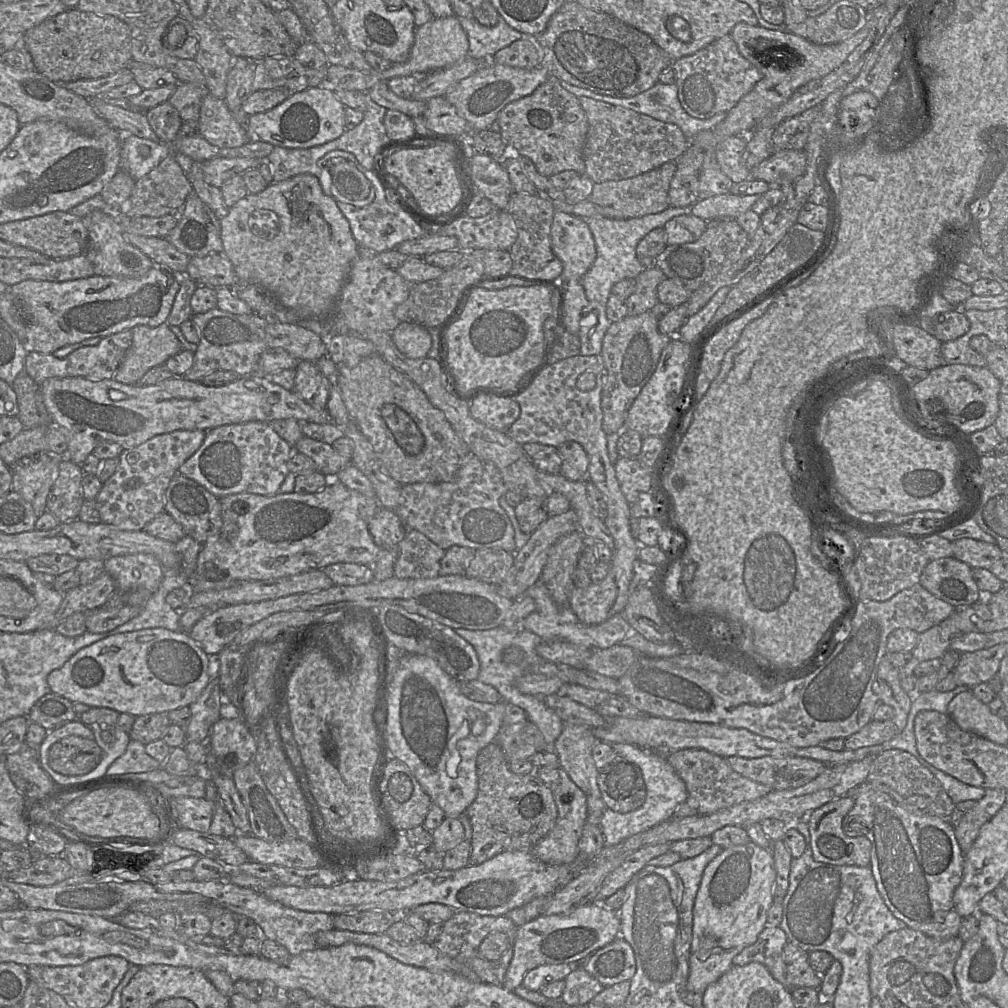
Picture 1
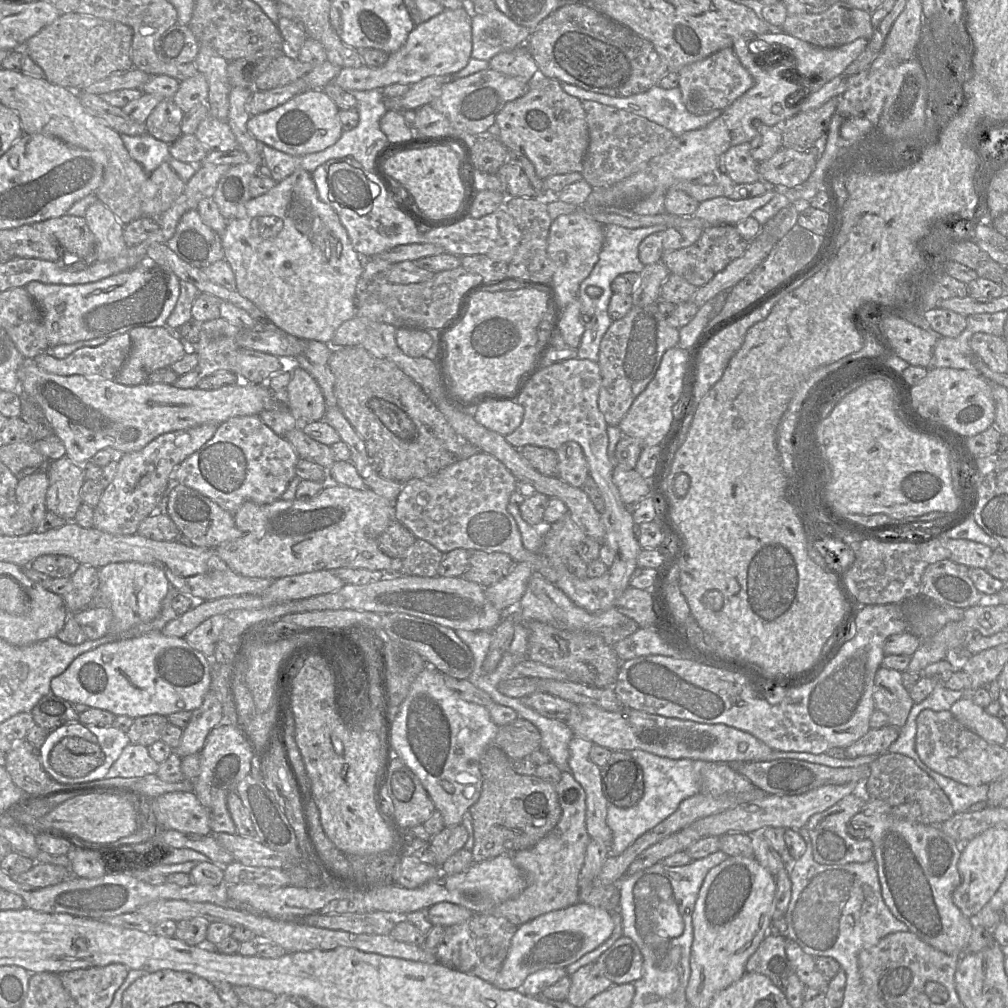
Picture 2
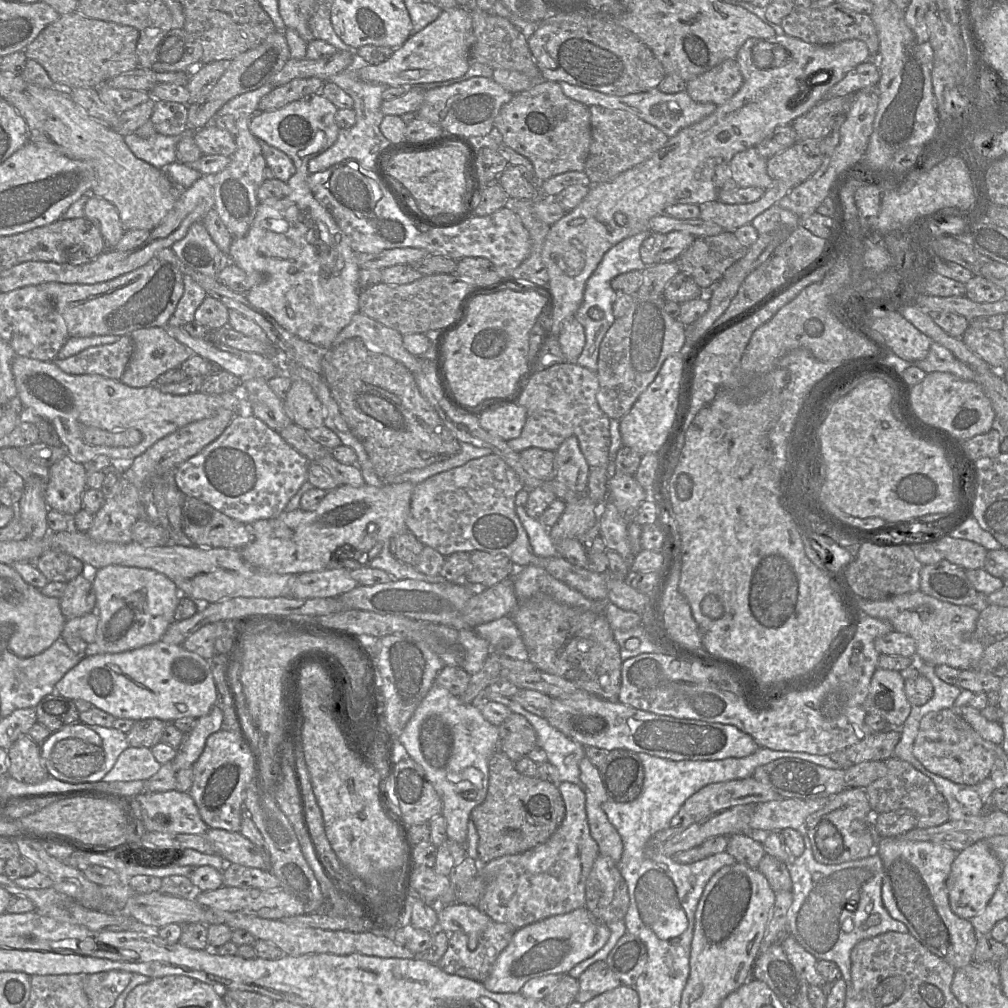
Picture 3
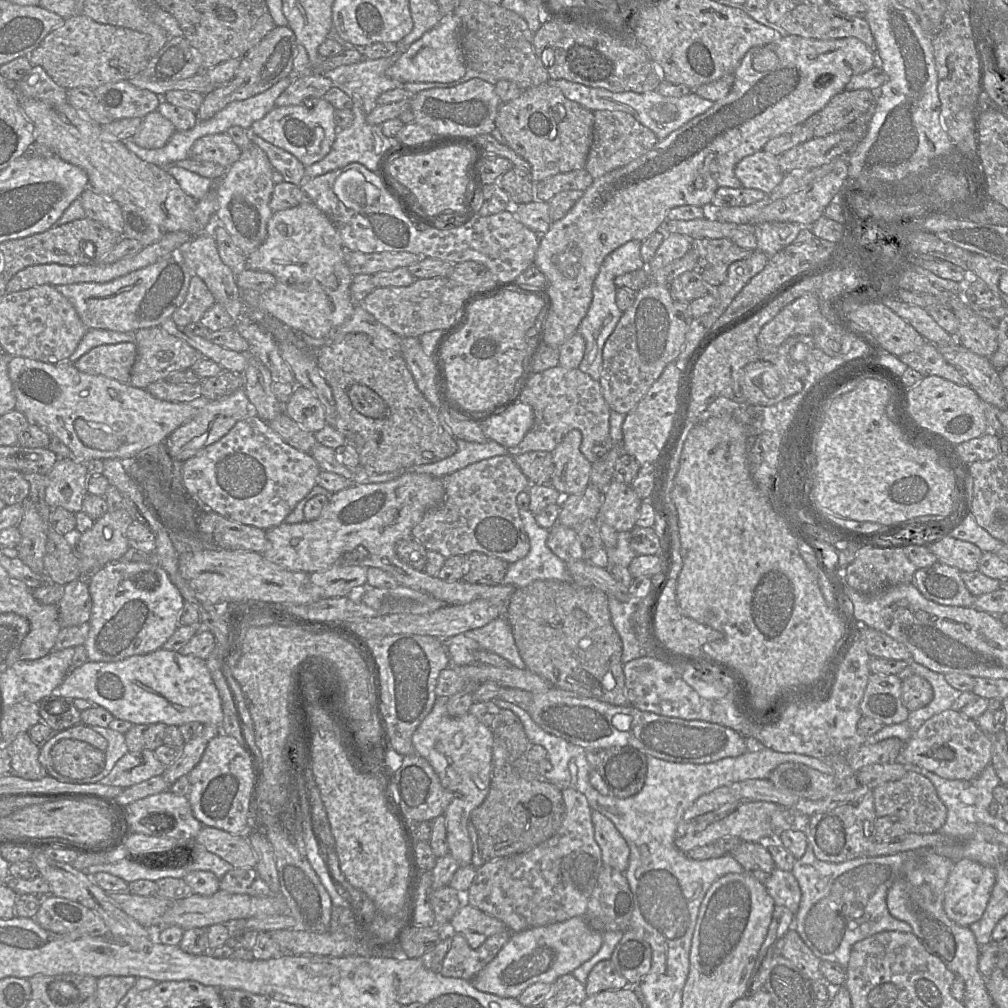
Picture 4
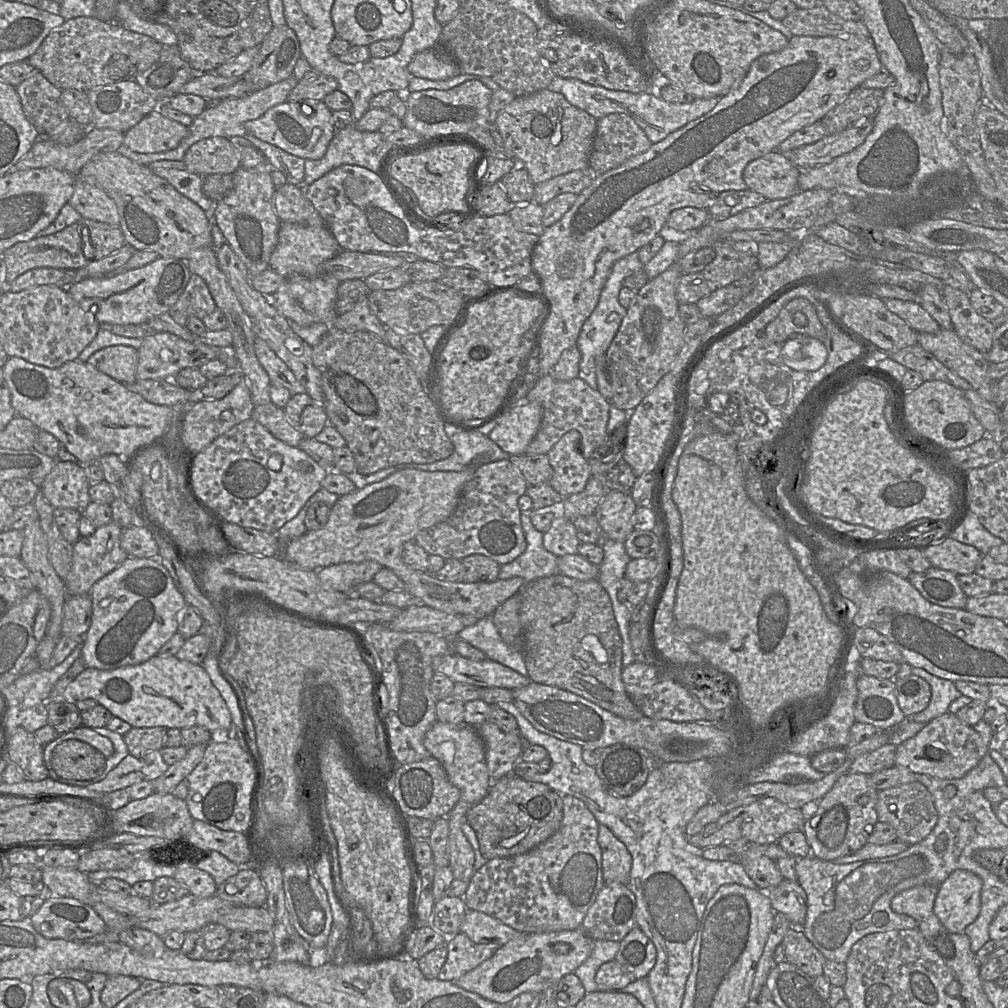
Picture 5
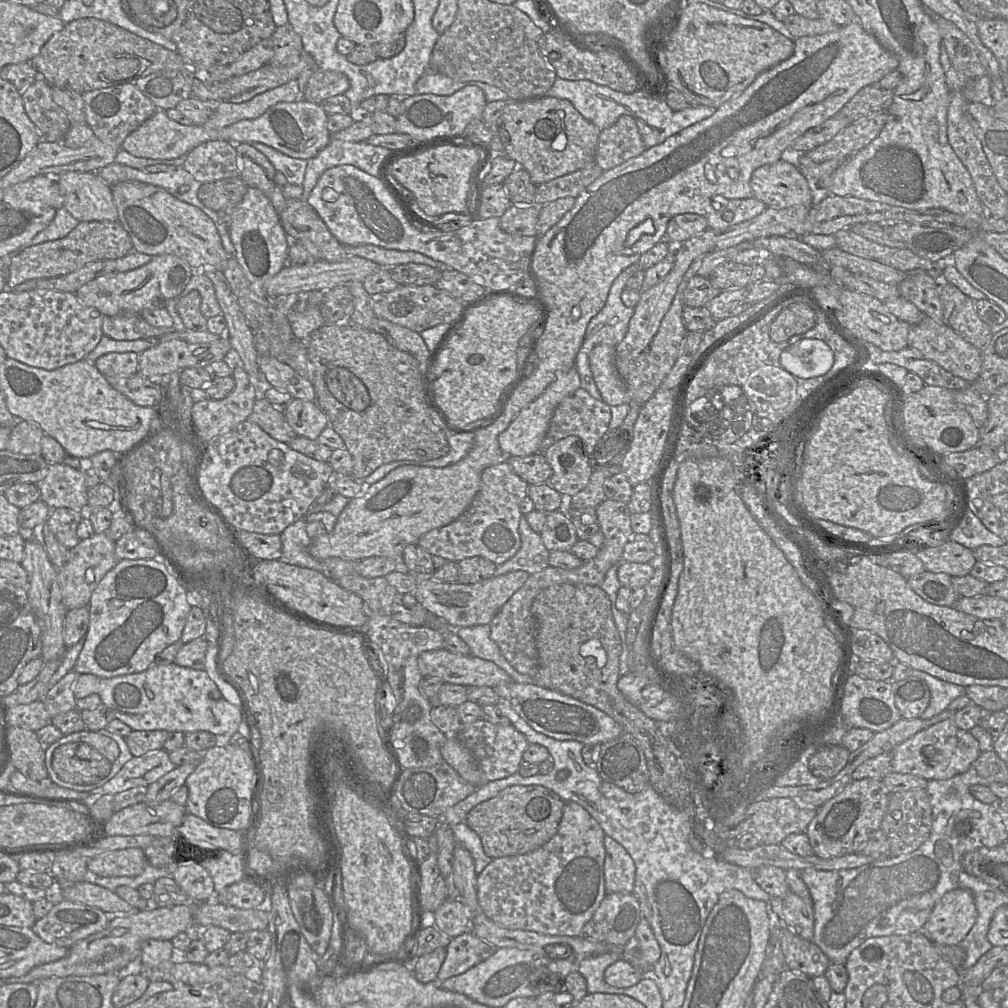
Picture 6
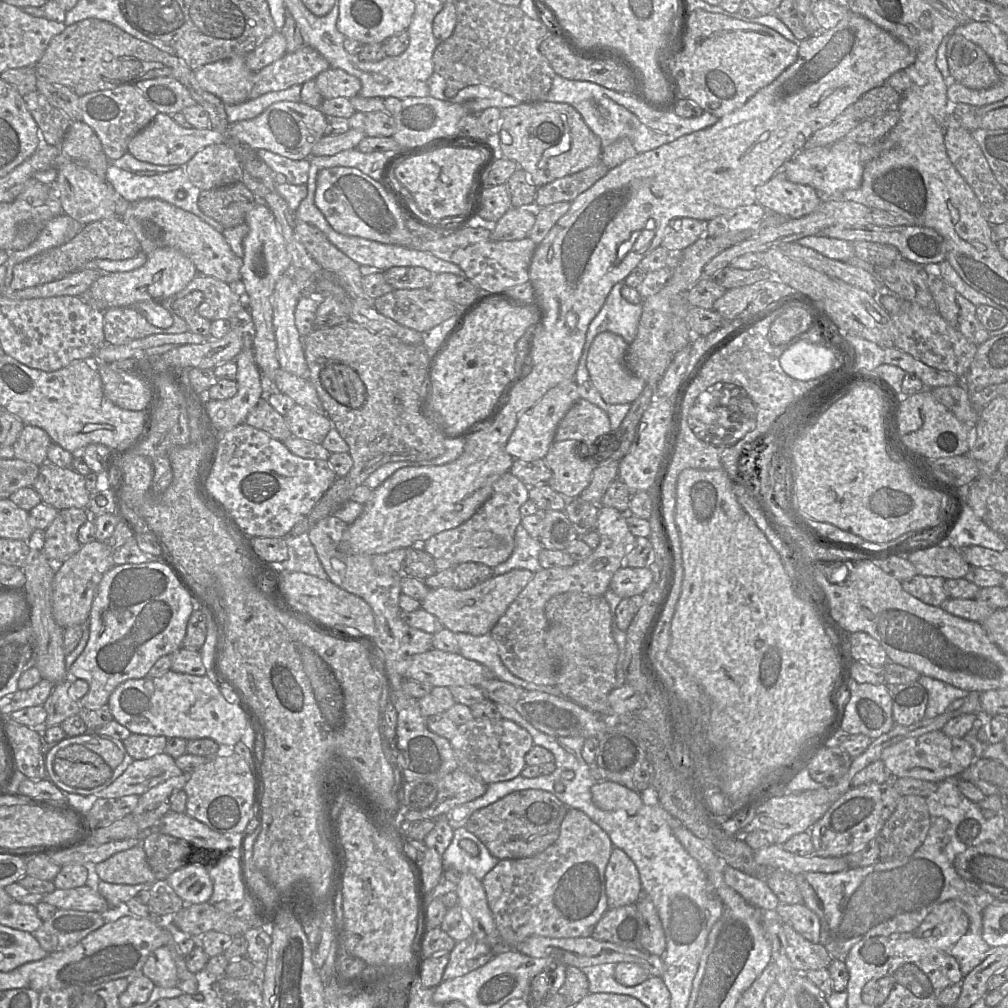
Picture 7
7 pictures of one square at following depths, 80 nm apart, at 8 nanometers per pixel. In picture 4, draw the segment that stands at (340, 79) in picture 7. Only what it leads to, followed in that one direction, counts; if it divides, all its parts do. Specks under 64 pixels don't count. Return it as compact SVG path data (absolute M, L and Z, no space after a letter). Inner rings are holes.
M322 73L297 76L275 101L275 107L302 104L306 98L323 98L333 82Z

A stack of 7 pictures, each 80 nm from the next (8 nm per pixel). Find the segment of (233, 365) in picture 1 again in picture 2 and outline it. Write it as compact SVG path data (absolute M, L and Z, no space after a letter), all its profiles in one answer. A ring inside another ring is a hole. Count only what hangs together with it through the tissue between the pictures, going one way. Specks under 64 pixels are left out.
M222 317L203 322L201 324L199 340L195 345L195 353L198 356L198 364L192 371L179 376L173 385L181 389L195 388L203 378L214 374L217 371L231 371L228 354L239 348L236 342L236 337L240 330L240 328L229 323Z

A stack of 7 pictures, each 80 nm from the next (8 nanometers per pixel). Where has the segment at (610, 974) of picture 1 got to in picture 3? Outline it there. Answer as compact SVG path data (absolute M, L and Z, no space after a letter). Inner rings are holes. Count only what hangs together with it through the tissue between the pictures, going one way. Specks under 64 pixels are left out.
M625 933L605 959L610 970L621 984L634 986L645 971L648 960L647 949L637 936Z

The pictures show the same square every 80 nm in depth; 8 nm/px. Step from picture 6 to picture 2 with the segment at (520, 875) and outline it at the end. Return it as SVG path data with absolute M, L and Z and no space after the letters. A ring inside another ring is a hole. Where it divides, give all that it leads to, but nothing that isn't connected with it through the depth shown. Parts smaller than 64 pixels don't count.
M566 771L561 773L561 779L555 785L555 788L562 811L559 822L535 845L512 854L515 865L525 876L525 889L518 896L498 904L489 912L493 916L506 918L516 926L550 911L564 909L580 902L579 876L584 864L586 849L591 840L586 830L585 792L572 774Z

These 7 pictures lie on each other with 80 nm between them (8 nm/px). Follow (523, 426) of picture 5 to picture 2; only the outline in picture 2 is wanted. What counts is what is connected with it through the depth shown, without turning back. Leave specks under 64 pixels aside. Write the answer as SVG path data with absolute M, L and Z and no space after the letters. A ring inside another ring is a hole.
M487 400L473 410L473 416L484 427L508 435L520 426L524 407L516 401Z

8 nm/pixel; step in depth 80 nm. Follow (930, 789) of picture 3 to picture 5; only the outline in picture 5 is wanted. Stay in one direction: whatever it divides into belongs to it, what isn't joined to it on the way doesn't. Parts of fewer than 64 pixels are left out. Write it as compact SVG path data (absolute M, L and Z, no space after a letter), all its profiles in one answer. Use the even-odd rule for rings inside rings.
M919 781L879 791L876 810L878 821L890 824L896 830L896 841L909 846L924 840L938 821L938 812L933 797Z

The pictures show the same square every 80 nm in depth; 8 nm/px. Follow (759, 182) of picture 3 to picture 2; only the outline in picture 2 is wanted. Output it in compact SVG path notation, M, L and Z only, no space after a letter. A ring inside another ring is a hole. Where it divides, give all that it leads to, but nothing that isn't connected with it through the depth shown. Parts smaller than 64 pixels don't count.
M742 143L729 148L723 155L724 171L737 184L753 183L761 180L758 171L758 162L756 162L751 155L750 143Z

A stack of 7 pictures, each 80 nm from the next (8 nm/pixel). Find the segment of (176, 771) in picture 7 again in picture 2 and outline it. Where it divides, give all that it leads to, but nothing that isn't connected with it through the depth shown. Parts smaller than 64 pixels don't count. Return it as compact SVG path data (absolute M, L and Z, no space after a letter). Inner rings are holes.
M129 743L110 767L105 778L132 778L156 774L159 765L151 758L146 746Z

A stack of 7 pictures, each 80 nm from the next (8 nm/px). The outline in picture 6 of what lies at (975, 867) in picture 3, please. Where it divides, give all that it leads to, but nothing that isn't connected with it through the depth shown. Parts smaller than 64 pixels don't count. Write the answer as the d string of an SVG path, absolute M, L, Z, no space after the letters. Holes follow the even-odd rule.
M965 888L947 892L934 906L923 932L934 944L959 945L977 917L972 893Z

